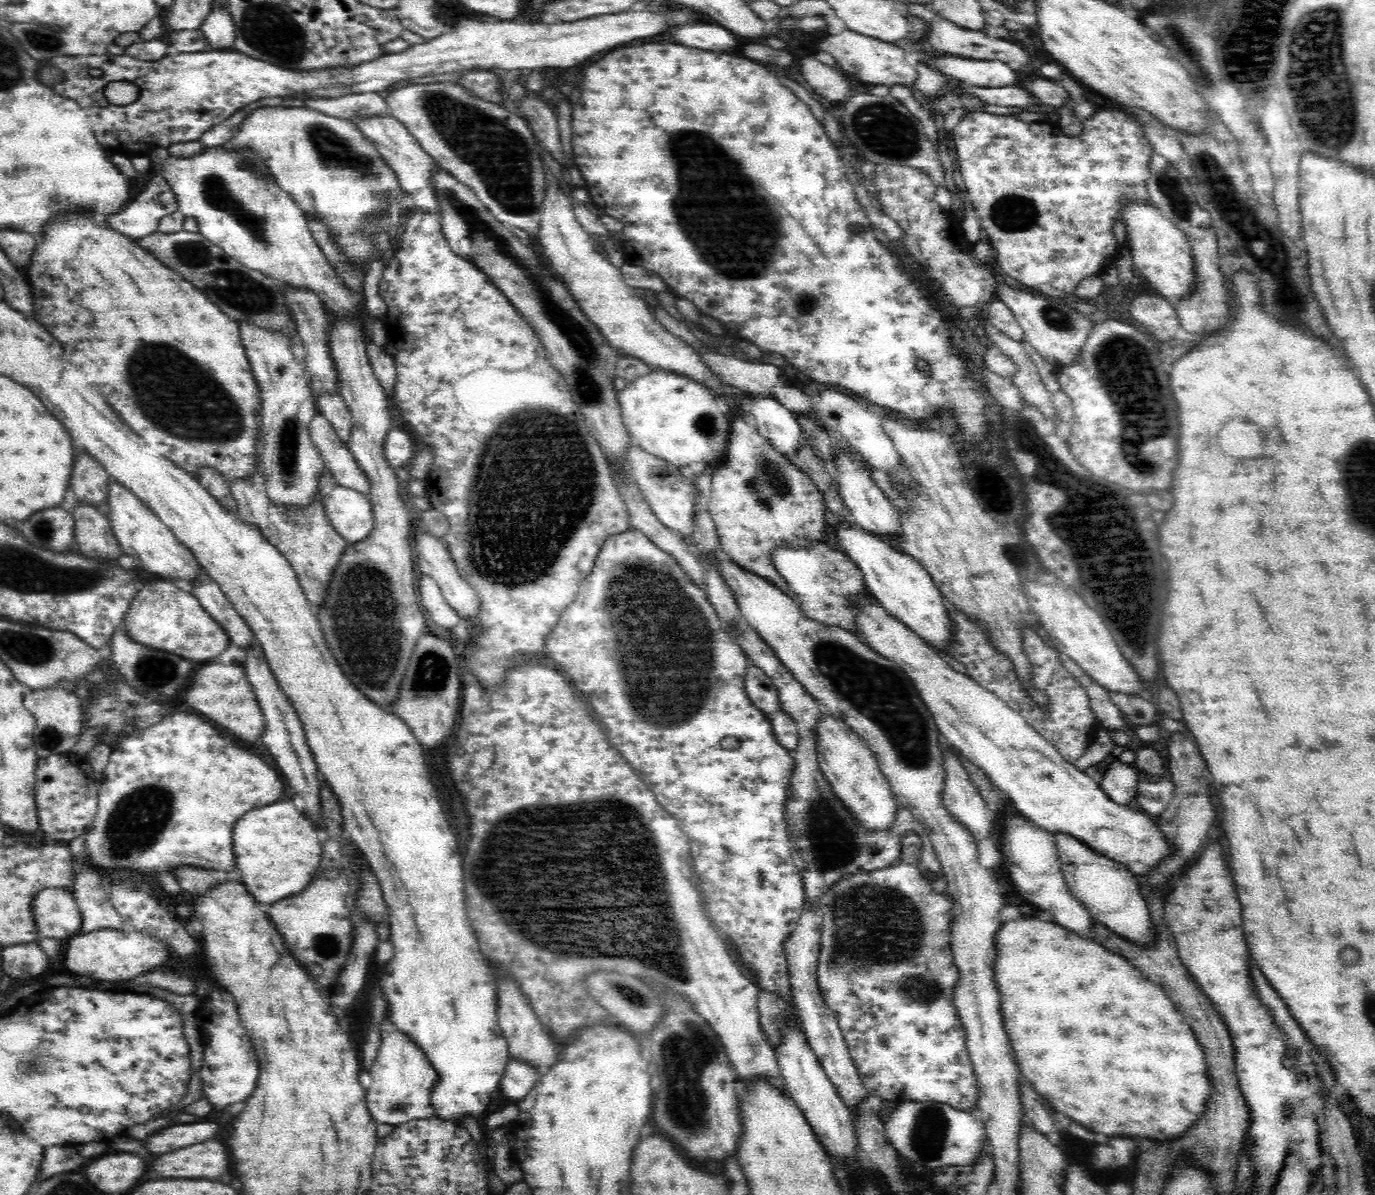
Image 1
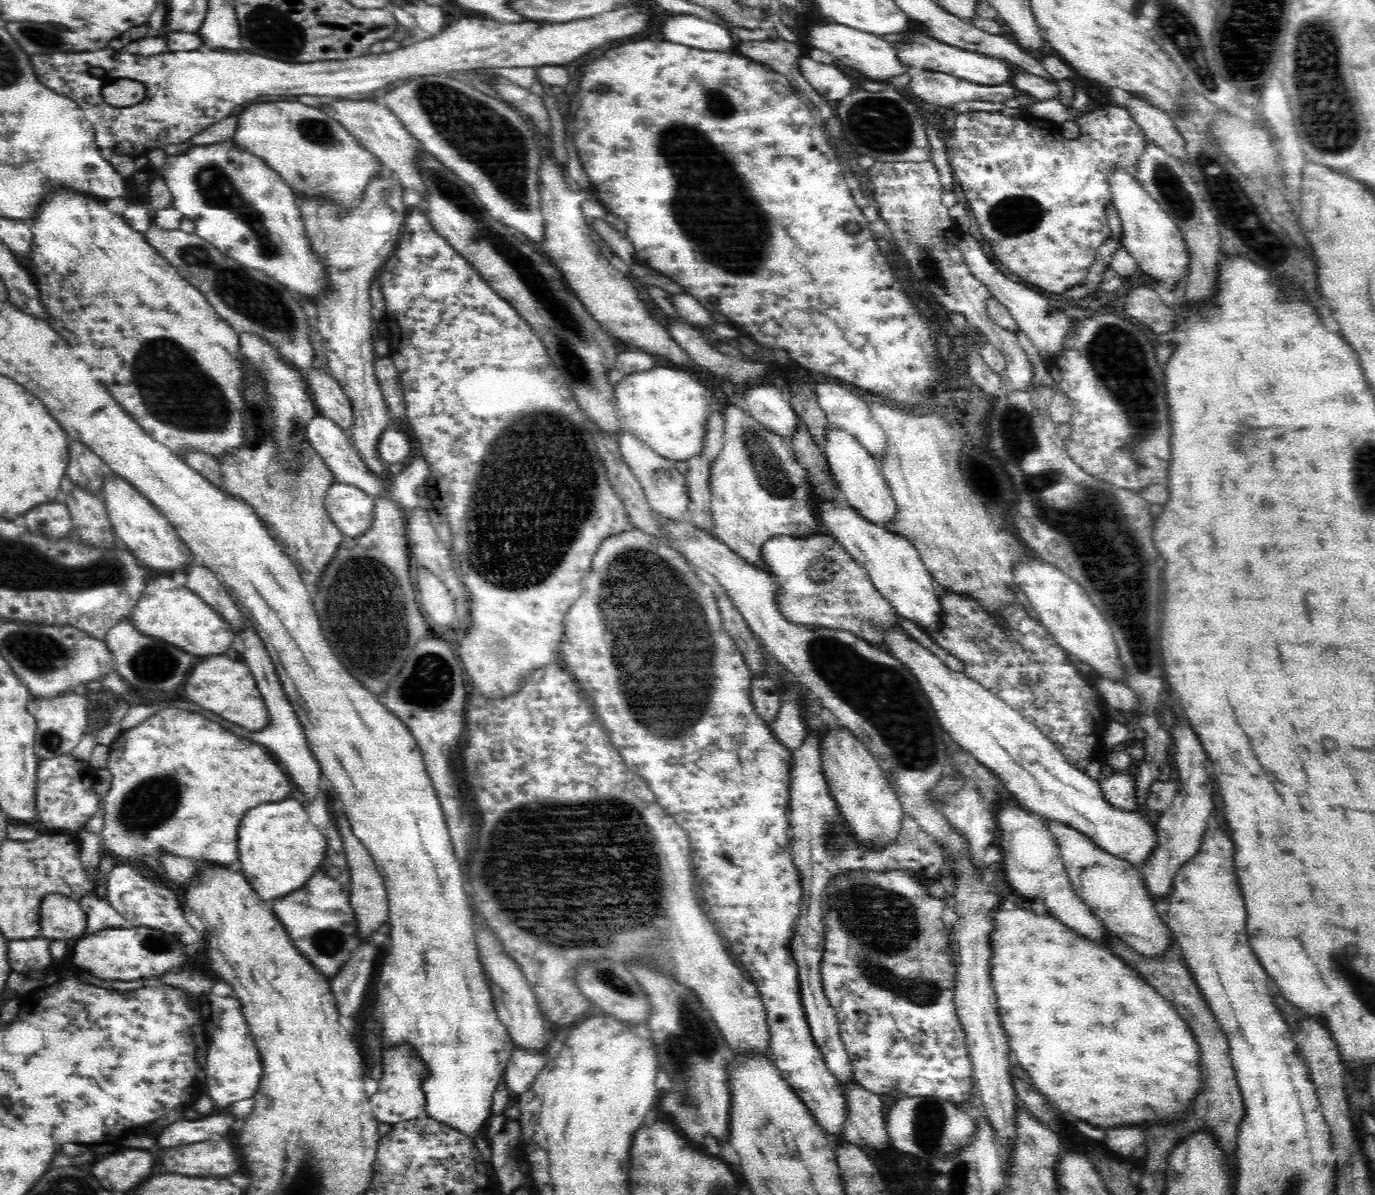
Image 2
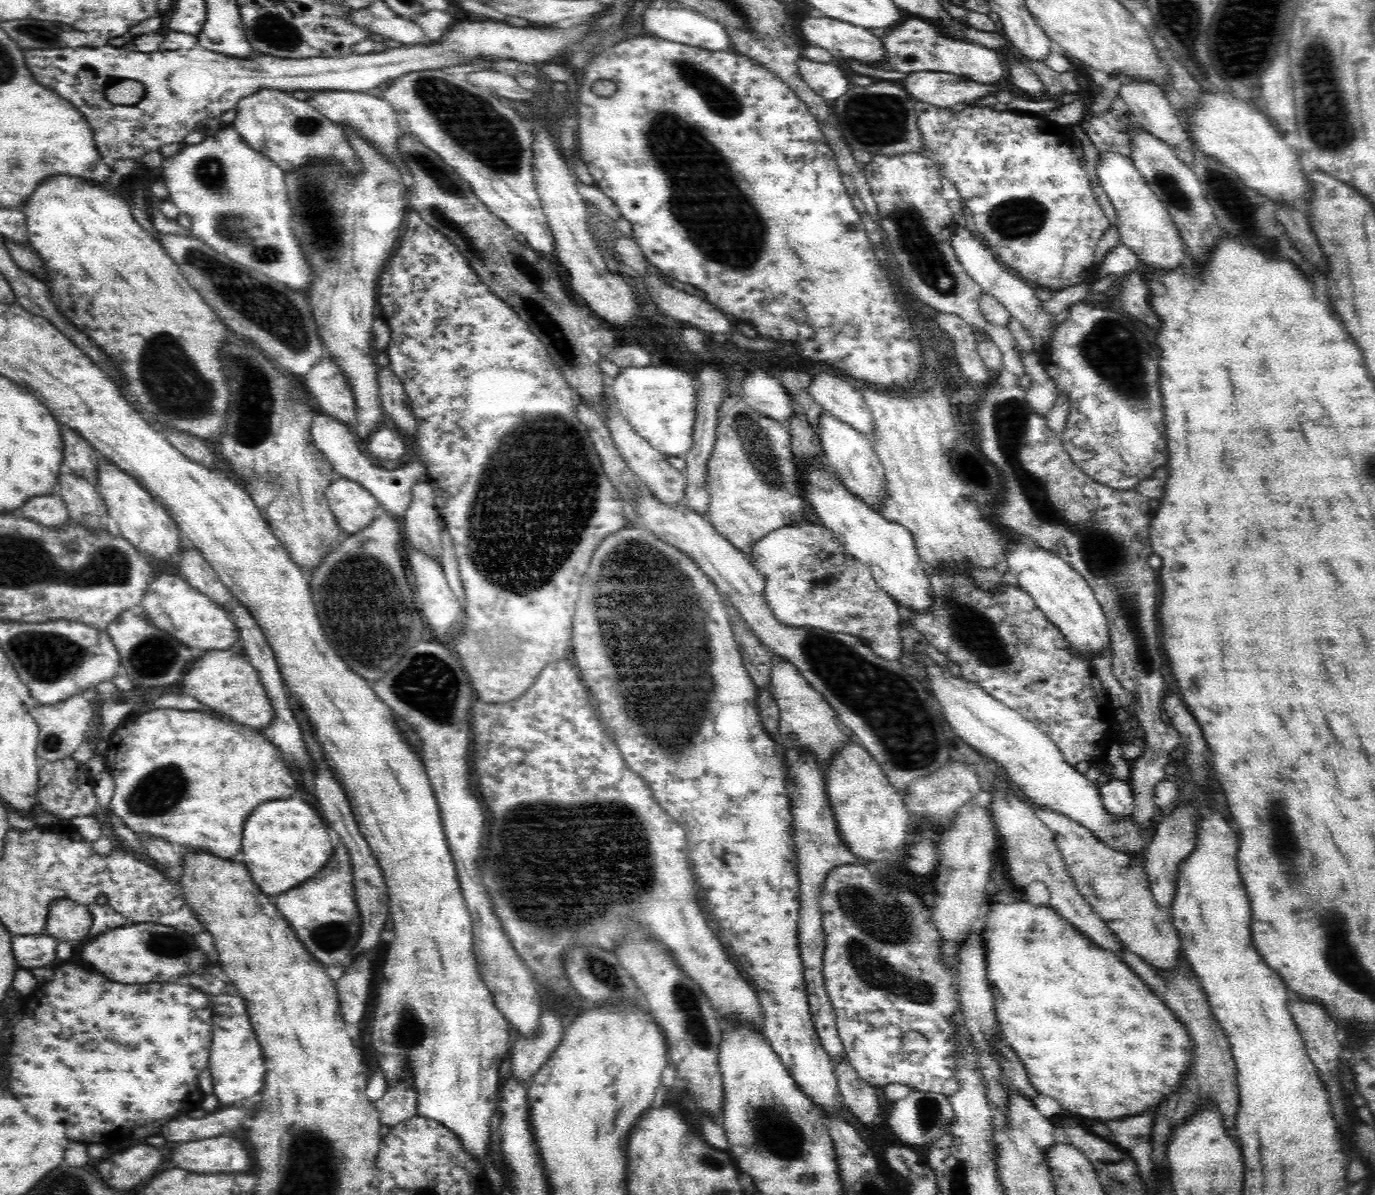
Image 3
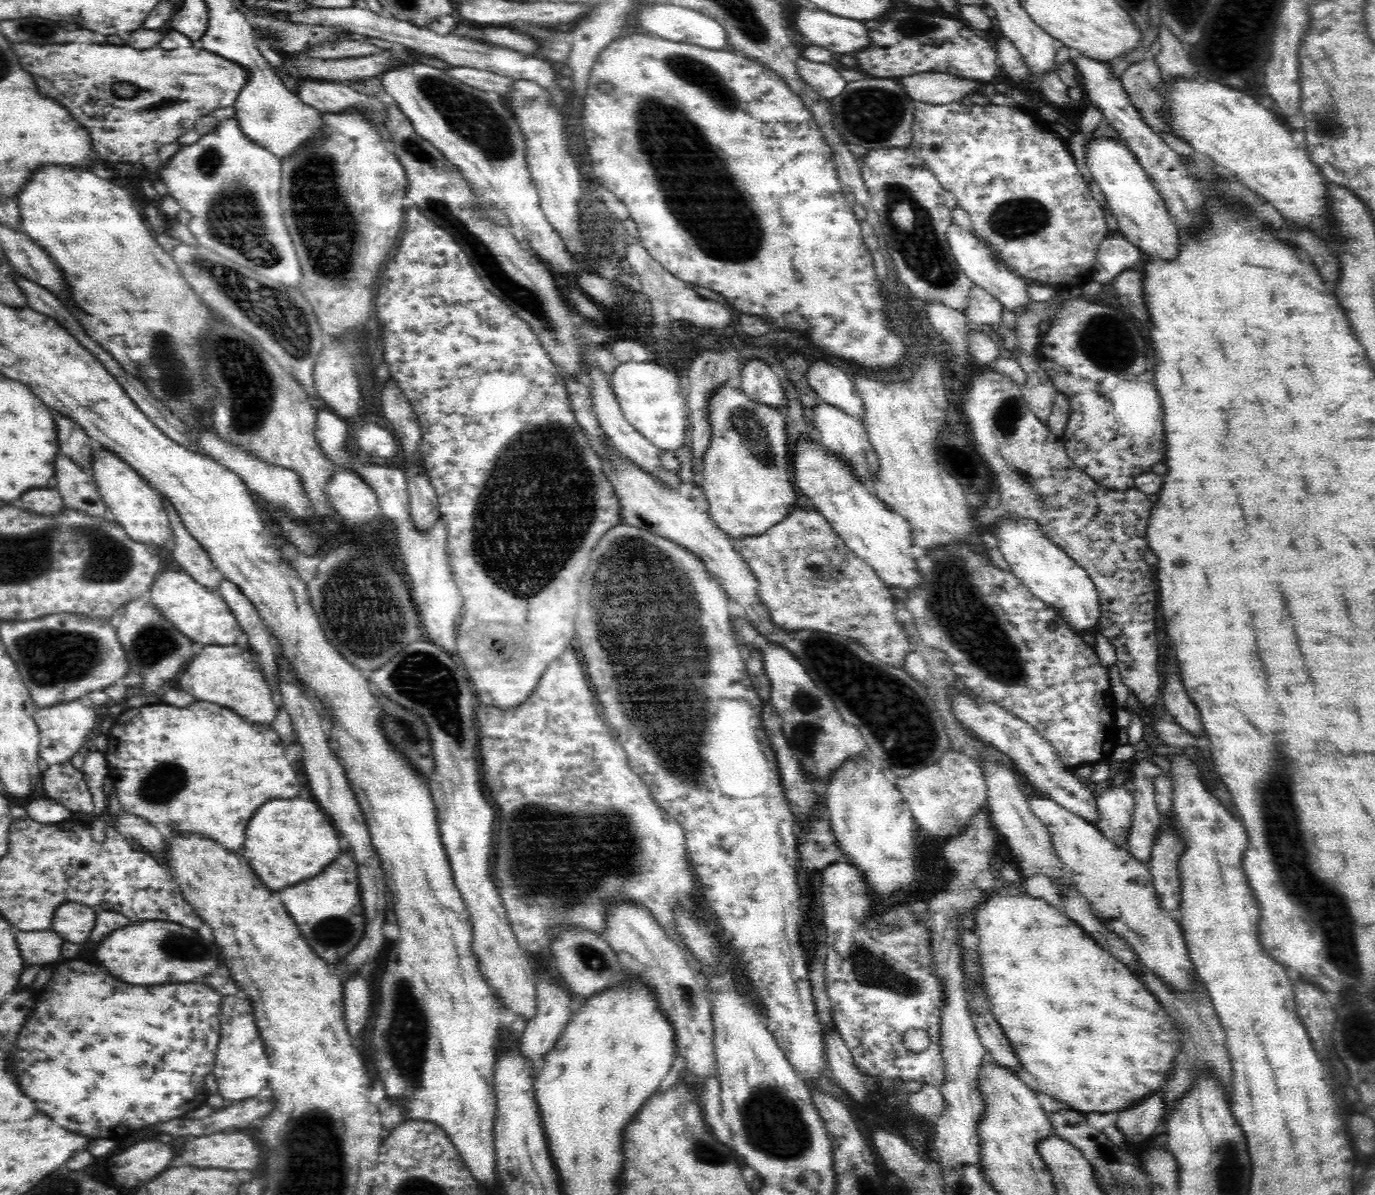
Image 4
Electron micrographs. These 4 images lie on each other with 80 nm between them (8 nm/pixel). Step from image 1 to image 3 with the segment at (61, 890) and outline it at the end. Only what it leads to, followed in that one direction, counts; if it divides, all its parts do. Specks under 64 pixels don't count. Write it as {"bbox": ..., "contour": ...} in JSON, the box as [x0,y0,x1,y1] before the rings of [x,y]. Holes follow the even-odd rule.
{"bbox":[42,899,92,944],"contour":[[[54,899],[48,906],[42,934],[75,944],[86,939],[91,924],[92,917],[86,905],[68,899]]]}

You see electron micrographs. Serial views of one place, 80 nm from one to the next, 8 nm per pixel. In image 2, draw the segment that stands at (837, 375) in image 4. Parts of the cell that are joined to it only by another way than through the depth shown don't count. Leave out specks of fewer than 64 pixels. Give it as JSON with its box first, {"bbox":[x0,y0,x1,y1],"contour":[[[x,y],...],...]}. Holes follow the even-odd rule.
{"bbox":[813,381,885,463],"contour":[[[826,381],[816,382],[813,385],[816,400],[820,408],[824,410],[829,424],[852,434],[881,463],[885,449],[885,432],[876,420],[874,420],[866,398],[860,393],[853,392],[848,385],[842,385],[842,383]]]}

